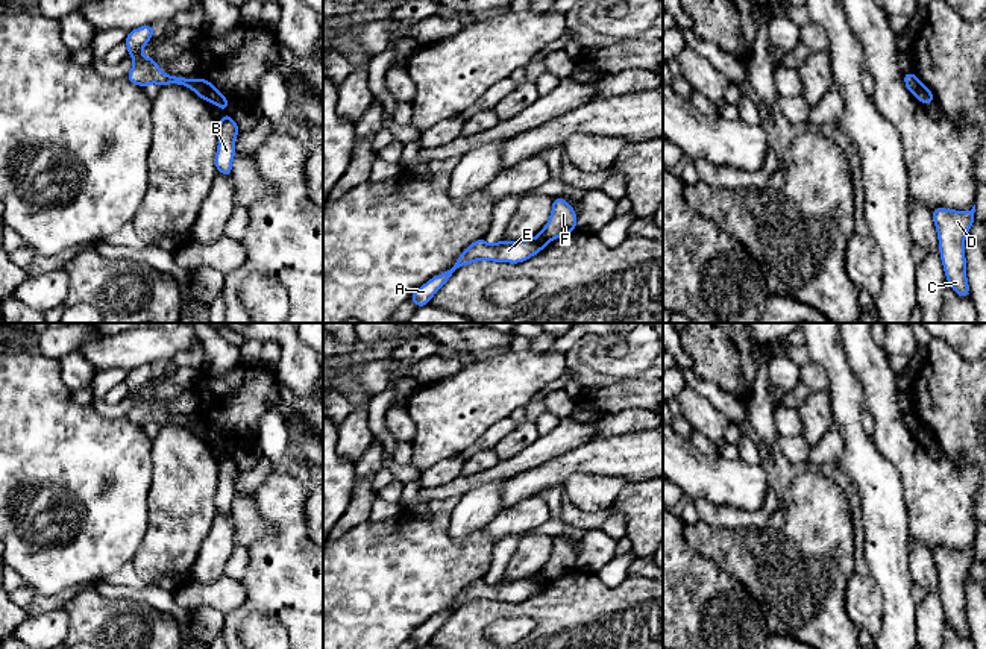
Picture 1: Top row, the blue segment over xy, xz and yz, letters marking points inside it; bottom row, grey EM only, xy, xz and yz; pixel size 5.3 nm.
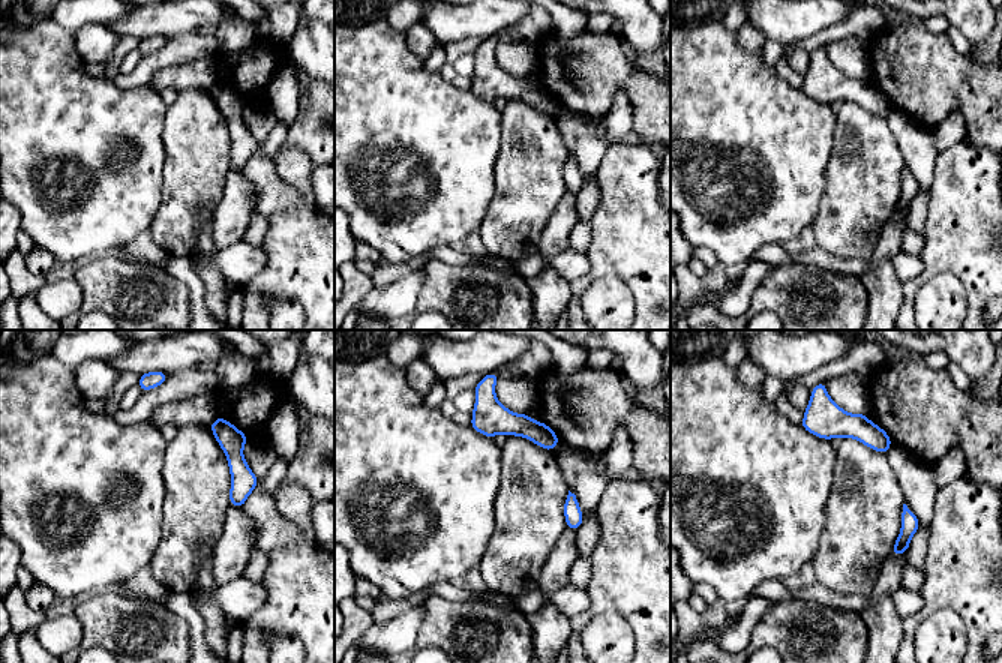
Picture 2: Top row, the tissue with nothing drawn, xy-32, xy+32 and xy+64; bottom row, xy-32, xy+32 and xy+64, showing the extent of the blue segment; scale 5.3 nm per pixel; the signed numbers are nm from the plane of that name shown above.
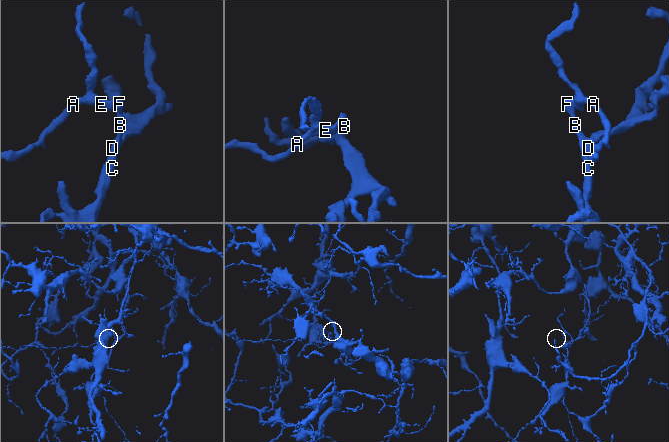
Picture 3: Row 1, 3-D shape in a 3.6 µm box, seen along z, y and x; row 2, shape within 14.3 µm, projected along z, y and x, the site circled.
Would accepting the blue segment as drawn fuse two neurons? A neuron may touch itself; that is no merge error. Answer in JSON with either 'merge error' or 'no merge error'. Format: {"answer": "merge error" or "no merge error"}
{"answer": "merge error"}

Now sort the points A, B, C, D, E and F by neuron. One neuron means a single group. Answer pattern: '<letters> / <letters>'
A E / B C D F

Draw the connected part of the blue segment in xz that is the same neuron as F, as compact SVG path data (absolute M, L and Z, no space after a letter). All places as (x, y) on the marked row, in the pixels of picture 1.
M555 197L552 200L551 217L539 237L549 243L573 230L576 230L576 212L573 206L561 197Z

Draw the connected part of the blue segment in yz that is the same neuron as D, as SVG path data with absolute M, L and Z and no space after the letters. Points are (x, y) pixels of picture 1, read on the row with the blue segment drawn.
M975 205L968 212L945 208L934 208L931 211L947 282L959 297L969 297L963 241L975 221L974 212Z

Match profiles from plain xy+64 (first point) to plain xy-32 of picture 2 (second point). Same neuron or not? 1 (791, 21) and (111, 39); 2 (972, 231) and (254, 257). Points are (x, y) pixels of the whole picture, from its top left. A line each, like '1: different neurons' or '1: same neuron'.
1: different neurons
2: different neurons

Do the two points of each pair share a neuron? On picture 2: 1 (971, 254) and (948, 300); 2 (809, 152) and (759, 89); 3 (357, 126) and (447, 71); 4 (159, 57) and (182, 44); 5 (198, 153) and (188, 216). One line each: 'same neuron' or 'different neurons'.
1: different neurons
2: same neuron
3: different neurons
4: same neuron
5: same neuron

